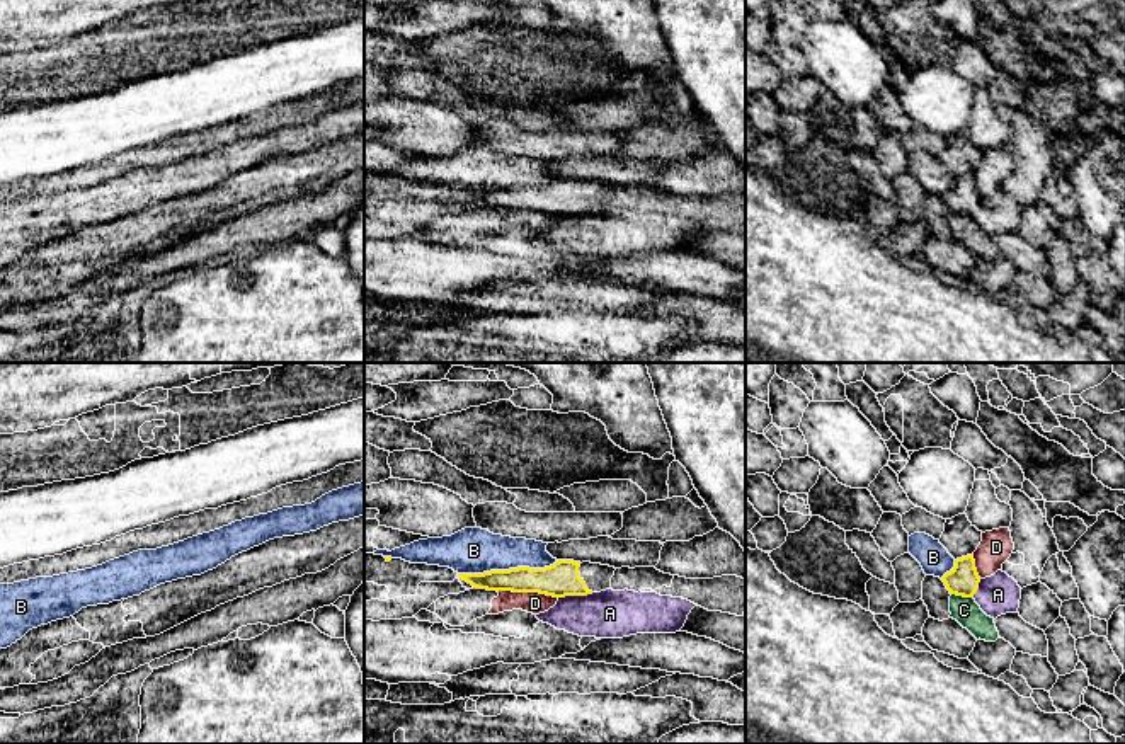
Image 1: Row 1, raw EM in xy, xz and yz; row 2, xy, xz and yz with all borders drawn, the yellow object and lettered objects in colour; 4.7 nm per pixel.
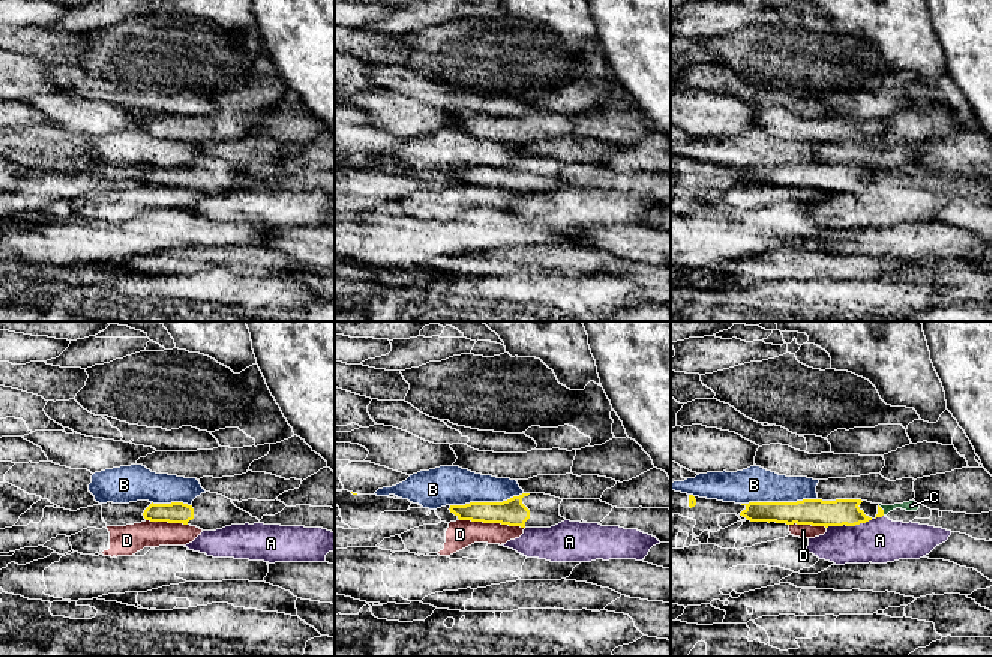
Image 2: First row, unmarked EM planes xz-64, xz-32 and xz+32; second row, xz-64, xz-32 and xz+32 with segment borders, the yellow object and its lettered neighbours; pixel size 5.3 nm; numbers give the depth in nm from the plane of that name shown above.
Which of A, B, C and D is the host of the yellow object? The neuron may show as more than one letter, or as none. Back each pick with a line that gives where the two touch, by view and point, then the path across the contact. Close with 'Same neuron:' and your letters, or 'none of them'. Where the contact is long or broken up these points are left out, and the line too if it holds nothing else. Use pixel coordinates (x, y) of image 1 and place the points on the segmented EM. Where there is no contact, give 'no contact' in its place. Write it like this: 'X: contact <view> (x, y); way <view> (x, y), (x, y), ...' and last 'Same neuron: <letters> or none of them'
Same neuron: none of them

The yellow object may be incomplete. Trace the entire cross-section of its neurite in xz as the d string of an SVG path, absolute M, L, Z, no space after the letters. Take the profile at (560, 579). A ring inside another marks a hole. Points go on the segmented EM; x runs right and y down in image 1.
M558 560L545 569L517 567L483 574L458 574L458 577L477 589L540 592L565 598L611 589L614 570L614 567L601 564Z

